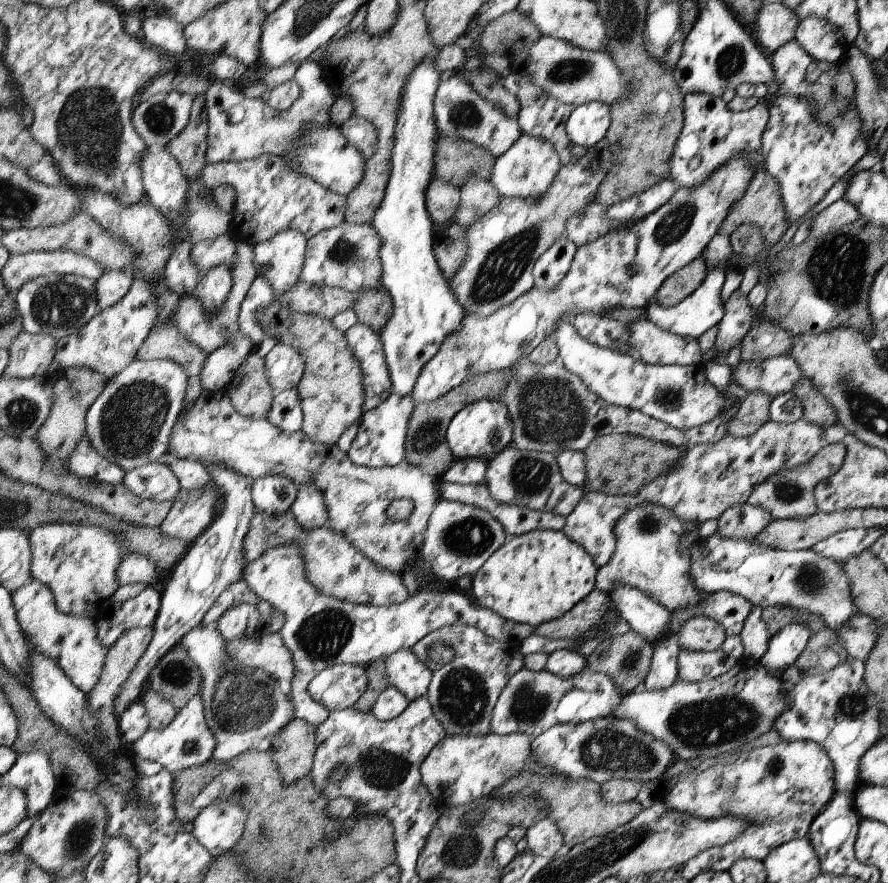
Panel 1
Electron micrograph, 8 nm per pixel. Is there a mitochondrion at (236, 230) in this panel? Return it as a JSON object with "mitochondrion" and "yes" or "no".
{"mitochondrion":"no"}

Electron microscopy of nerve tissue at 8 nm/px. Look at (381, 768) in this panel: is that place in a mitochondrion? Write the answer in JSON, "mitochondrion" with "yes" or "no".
{"mitochondrion":"yes"}

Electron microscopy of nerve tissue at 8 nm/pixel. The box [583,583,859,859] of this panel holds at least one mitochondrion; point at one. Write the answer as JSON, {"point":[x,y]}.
{"point":[704,723]}

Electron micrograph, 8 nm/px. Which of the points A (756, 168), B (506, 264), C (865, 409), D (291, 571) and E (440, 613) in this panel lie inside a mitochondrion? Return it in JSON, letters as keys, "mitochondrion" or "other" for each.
{"A":"other","B":"mitochondrion","C":"mitochondrion","D":"other","E":"other"}

